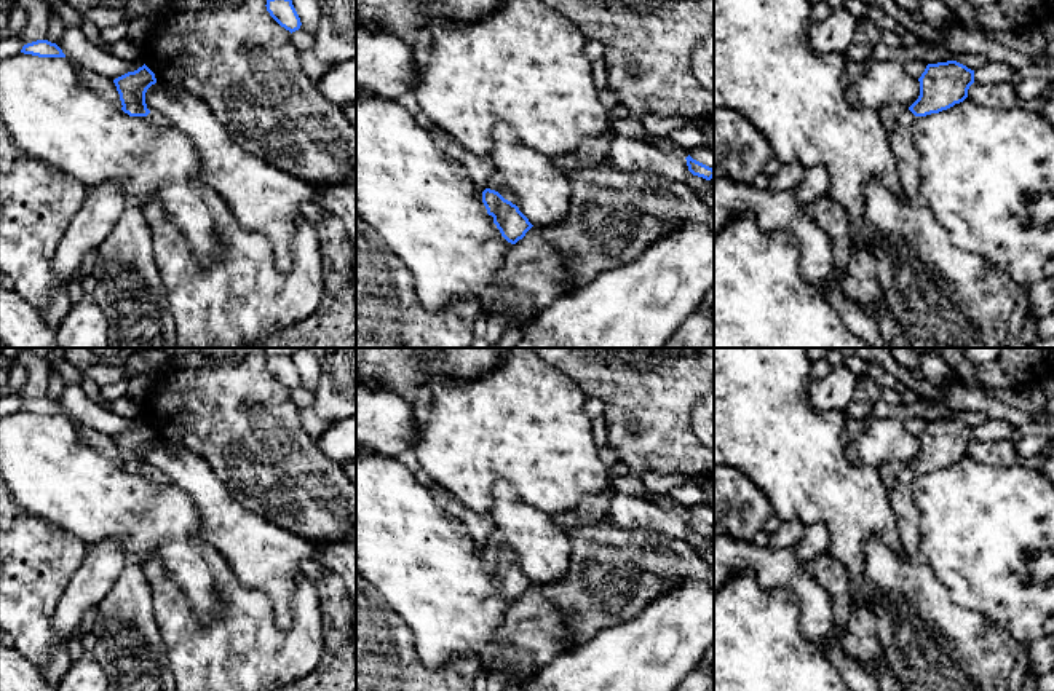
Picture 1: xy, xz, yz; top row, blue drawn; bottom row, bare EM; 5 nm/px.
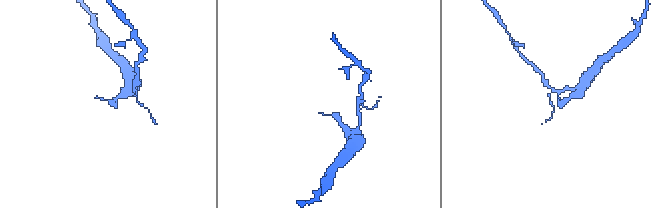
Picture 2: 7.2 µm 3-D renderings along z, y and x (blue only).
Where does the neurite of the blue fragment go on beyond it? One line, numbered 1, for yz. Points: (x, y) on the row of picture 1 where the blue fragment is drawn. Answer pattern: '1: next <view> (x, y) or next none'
1: next yz (904, 153)

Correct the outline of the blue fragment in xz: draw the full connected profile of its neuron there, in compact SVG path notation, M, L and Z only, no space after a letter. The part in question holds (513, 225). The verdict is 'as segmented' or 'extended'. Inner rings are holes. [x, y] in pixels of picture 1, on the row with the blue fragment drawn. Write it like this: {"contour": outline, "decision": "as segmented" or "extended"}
{"contour": "M495 174L482 192L482 203L487 214L493 217L493 223L501 236L516 244L533 227L529 219L516 206L516 199L506 190L503 180Z", "decision": "extended"}

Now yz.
{"contour": "M957 61L928 64L920 81L918 99L897 118L891 132L891 152L907 201L921 203L918 193L918 153L912 140L917 116L939 113L963 102L974 83L974 70Z", "decision": "extended"}

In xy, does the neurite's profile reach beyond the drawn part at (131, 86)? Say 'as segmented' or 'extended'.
extended

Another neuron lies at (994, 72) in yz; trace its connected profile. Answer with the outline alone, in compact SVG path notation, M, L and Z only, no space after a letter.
M989 62L985 67L974 70L974 81L977 83L1001 83L1001 81L1011 81L1012 78L1012 67L1009 67L1004 62Z

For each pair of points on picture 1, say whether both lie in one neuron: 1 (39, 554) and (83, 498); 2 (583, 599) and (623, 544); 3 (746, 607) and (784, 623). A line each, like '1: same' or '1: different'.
1: different
2: same
3: same

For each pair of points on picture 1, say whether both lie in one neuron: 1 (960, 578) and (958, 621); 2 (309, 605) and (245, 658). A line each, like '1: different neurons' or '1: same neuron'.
1: different neurons
2: same neuron

